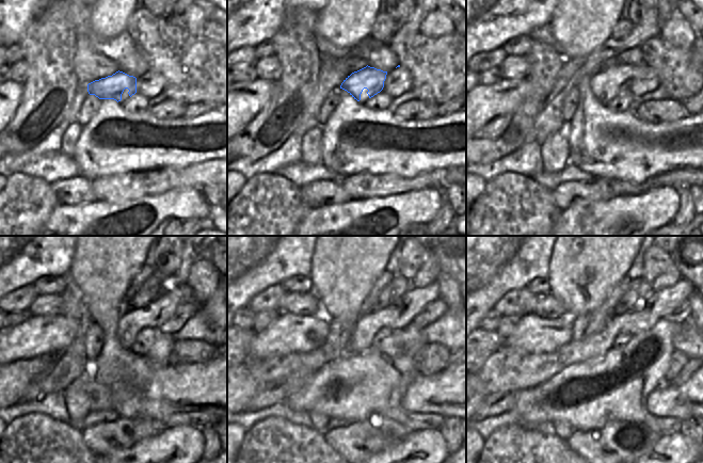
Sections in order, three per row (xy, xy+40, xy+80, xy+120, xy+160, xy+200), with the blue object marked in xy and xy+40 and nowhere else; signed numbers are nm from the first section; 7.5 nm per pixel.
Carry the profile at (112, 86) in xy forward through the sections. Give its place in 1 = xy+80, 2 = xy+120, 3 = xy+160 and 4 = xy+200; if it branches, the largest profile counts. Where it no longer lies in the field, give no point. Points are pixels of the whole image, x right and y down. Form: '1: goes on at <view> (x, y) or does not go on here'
1: goes on at xy+80 (617, 76)
2: goes on at xy+120 (173, 294)
3: goes on at xy+160 (399, 315)
4: goes on at xy+200 (660, 303)

